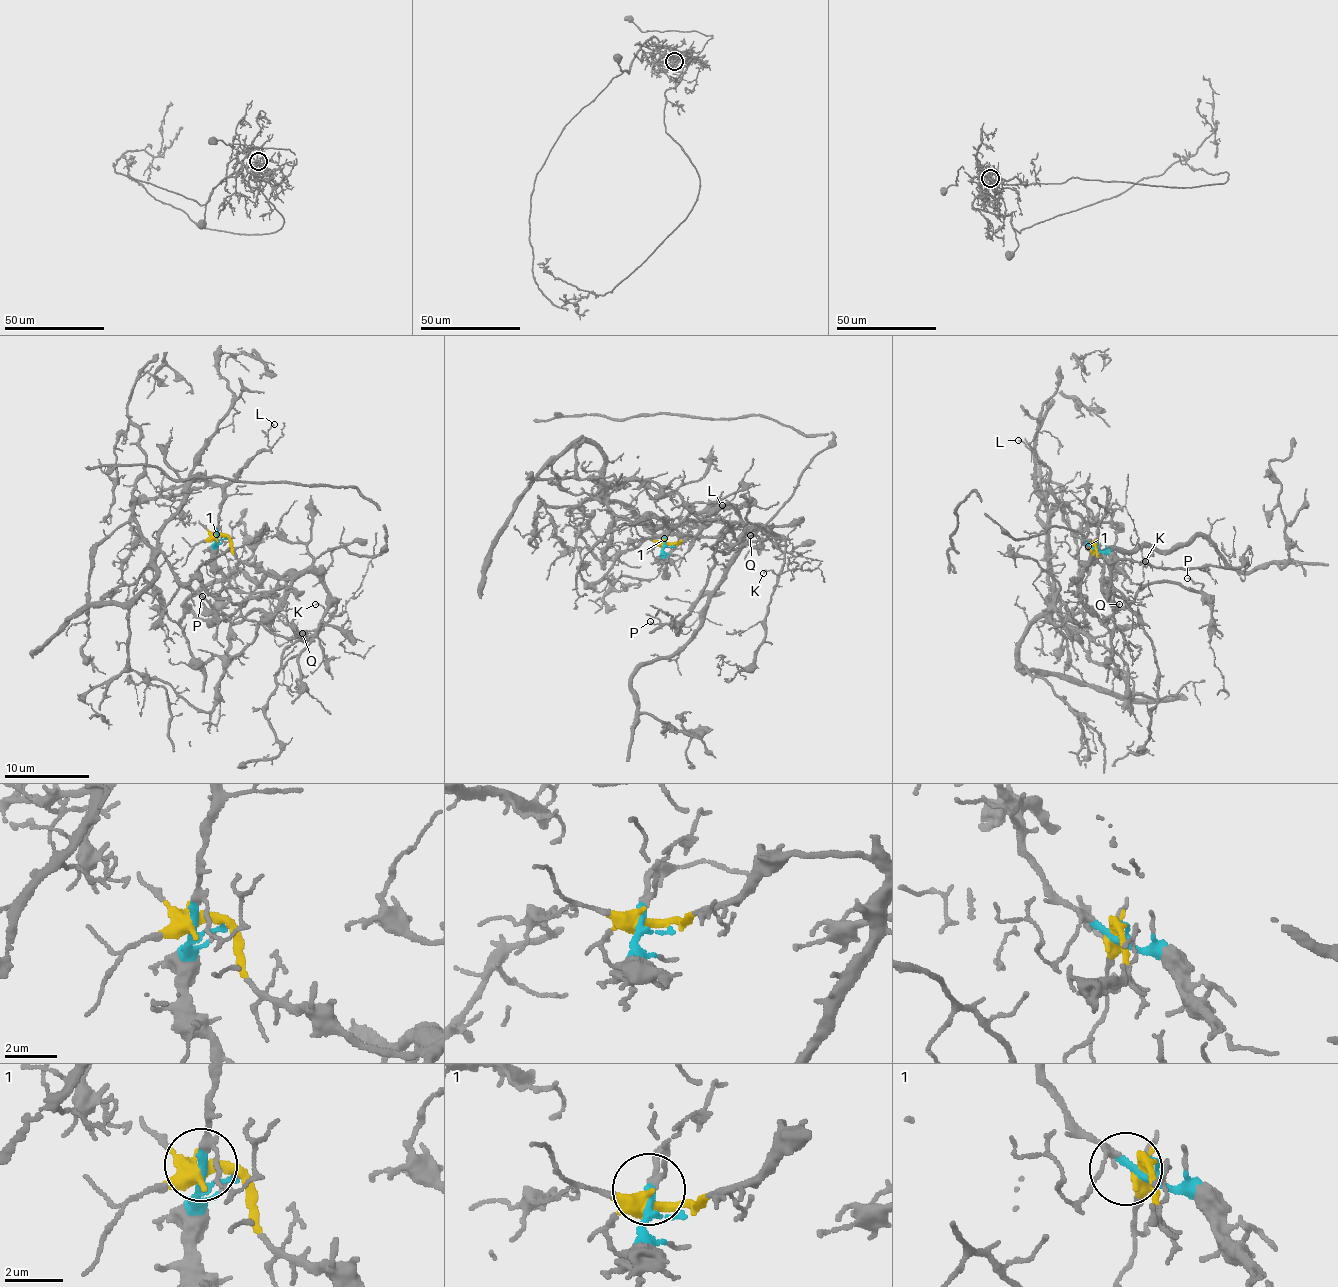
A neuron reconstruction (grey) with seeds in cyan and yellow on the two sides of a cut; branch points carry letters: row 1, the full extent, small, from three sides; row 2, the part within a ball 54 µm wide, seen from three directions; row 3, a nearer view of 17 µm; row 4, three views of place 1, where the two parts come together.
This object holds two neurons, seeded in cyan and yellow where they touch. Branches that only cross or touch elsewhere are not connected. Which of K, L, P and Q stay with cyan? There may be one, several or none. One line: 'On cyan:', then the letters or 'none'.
On cyan: L

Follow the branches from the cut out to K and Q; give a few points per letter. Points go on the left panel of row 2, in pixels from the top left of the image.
K: (225, 536), (242, 561), (271, 575), (314, 573), (337, 599), (335, 611), (329, 613), (316, 604)
Q: (225, 536), (242, 561), (271, 575), (297, 578), (314, 573), (327, 594), (327, 613), (310, 641), (301, 633)

